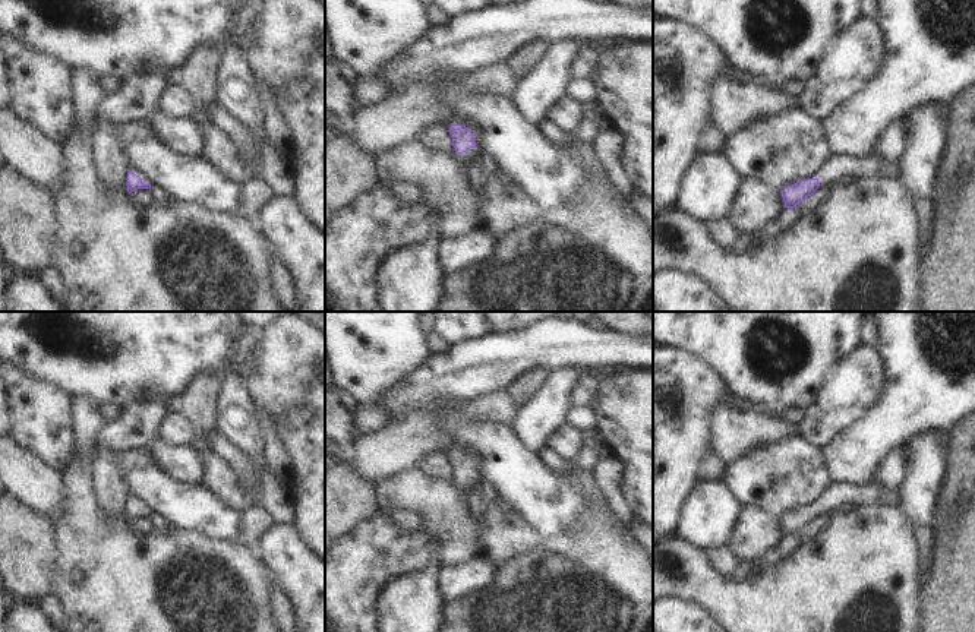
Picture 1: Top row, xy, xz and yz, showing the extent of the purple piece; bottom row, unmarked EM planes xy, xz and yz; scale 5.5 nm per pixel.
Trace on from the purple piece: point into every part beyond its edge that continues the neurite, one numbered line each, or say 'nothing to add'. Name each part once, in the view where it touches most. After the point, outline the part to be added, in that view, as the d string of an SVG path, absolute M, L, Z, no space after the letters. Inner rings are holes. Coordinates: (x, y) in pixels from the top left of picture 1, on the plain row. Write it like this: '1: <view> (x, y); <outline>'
1: xz (473, 482); M470 475L466 480L460 481L460 492L463 494L463 497L467 500L467 496L471 490L480 490L482 484L480 484L480 477L479 475Z

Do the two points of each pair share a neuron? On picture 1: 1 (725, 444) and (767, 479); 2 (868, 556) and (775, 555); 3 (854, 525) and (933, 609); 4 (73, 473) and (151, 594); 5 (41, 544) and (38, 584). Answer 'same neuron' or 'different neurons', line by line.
1: different neurons
2: different neurons
3: different neurons
4: same neuron
5: same neuron

